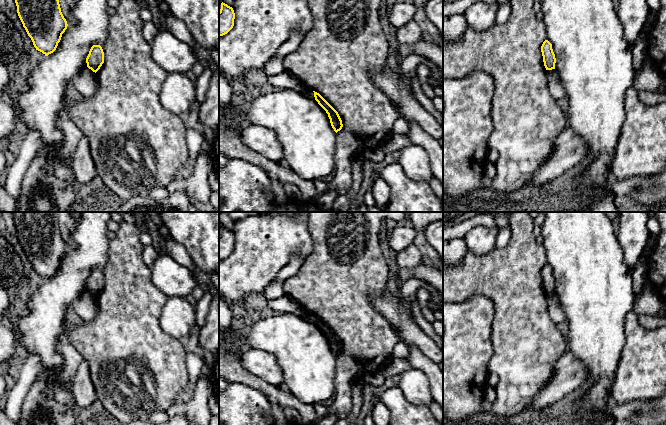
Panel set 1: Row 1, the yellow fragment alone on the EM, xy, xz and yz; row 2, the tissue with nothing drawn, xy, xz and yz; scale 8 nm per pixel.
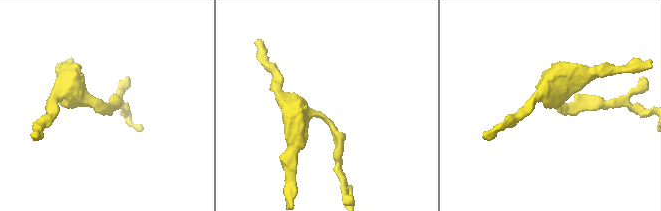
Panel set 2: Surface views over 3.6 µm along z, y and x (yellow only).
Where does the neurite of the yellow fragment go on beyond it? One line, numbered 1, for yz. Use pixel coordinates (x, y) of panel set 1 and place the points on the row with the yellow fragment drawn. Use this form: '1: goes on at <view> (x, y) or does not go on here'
1: does not go on here

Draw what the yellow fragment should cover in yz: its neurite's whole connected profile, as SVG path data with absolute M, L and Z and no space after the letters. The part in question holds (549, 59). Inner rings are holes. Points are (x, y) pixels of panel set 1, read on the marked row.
M548 40L543 42L541 52L546 70L555 69L556 58L552 49L552 44Z

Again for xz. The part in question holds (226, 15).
M222 2L219 11L219 36L227 34L233 28L234 19L233 8Z

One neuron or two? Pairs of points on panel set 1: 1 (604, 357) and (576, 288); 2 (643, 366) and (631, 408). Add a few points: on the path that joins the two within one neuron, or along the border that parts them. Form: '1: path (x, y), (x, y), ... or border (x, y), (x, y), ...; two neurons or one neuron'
1: path (597, 340), (595, 307), (593, 305); one neuron
2: border (655, 397), (620, 403), (613, 402); two neurons

